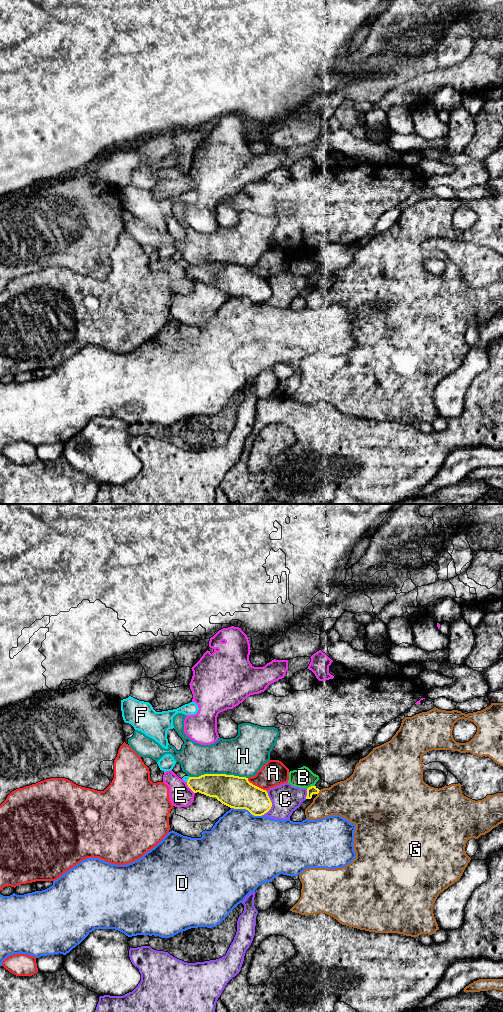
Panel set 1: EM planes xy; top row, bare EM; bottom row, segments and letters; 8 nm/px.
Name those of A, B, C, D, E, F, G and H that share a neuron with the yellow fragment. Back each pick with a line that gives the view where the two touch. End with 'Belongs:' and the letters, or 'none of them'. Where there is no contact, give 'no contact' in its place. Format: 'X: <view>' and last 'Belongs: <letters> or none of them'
Belongs: none of them

